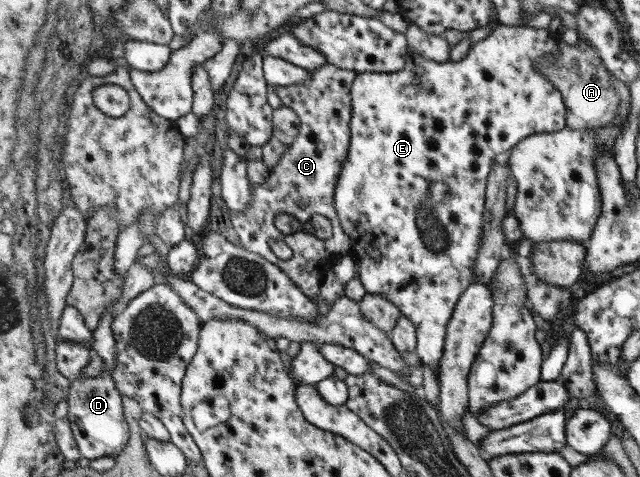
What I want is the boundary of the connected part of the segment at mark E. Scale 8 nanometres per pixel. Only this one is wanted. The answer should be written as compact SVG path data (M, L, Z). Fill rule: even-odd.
M504 24L496 25L495 30L484 41L475 43L468 55L455 62L444 62L426 59L410 49L406 60L406 65L401 71L396 73L362 73L356 77L352 86L351 96L353 99L353 118L351 119L351 149L348 152L346 164L339 175L339 183L335 189L335 208L338 209L339 218L343 228L351 240L351 253L359 266L361 281L368 294L378 294L378 296L388 297L390 302L396 304L402 312L402 316L408 316L416 326L418 348L416 353L421 358L422 363L430 365L439 383L439 369L442 359L447 352L447 329L455 316L456 305L468 287L473 284L480 284L476 276L476 260L479 257L481 241L483 240L483 225L486 224L487 209L487 183L489 175L493 170L496 161L506 157L512 148L515 148L522 140L539 133L554 133L567 127L568 106L564 101L563 93L552 83L550 79L540 73L536 67L544 57L557 59L561 55L561 43L552 37L549 28L542 29L525 25L508 26ZM444 181L448 183L448 193L450 201L434 203L431 196L432 183Z

